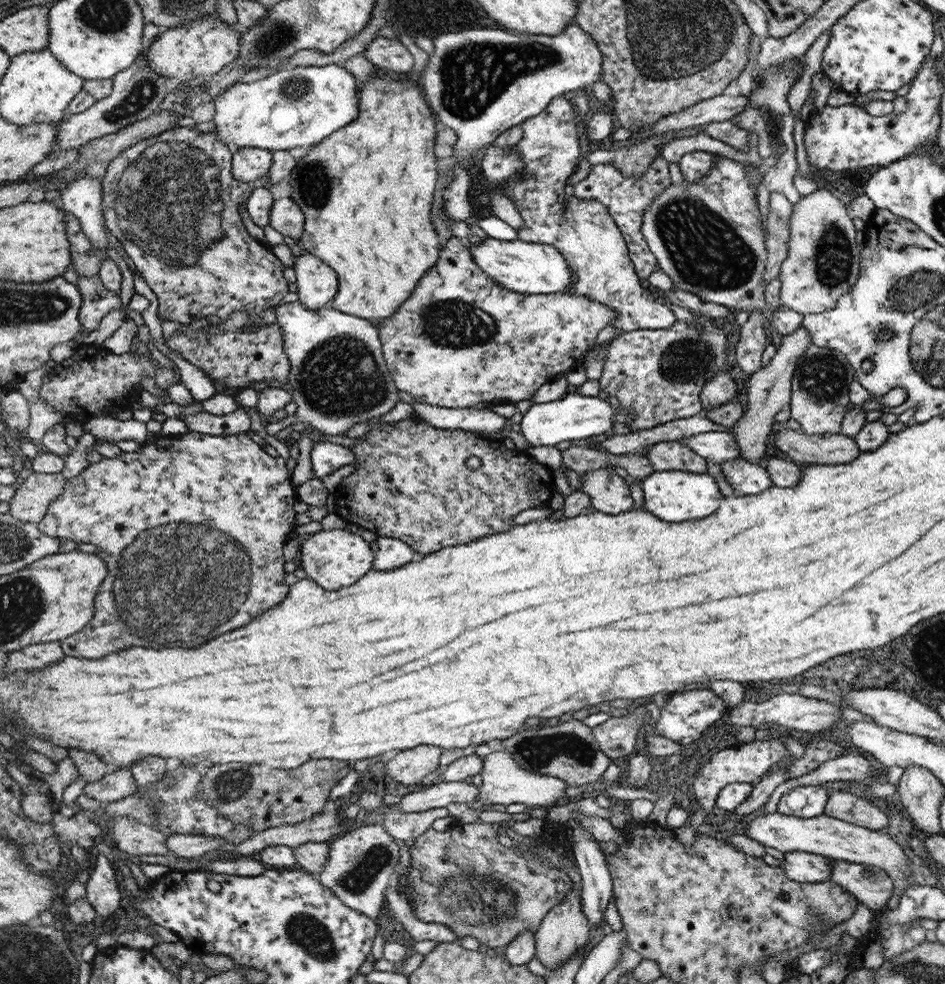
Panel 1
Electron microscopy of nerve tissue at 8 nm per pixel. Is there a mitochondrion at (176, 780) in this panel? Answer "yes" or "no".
yes

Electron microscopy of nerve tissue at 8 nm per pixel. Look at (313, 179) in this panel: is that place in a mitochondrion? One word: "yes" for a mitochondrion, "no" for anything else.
yes

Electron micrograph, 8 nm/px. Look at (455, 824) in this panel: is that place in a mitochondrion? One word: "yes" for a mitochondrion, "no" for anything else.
no

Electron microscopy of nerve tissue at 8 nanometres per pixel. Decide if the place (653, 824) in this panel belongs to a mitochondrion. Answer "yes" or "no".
no

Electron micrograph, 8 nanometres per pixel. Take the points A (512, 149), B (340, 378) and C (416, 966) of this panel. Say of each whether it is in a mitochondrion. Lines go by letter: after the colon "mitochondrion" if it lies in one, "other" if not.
A: other
B: mitochondrion
C: other

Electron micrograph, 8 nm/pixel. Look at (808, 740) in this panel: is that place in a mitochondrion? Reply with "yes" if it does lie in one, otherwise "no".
no

